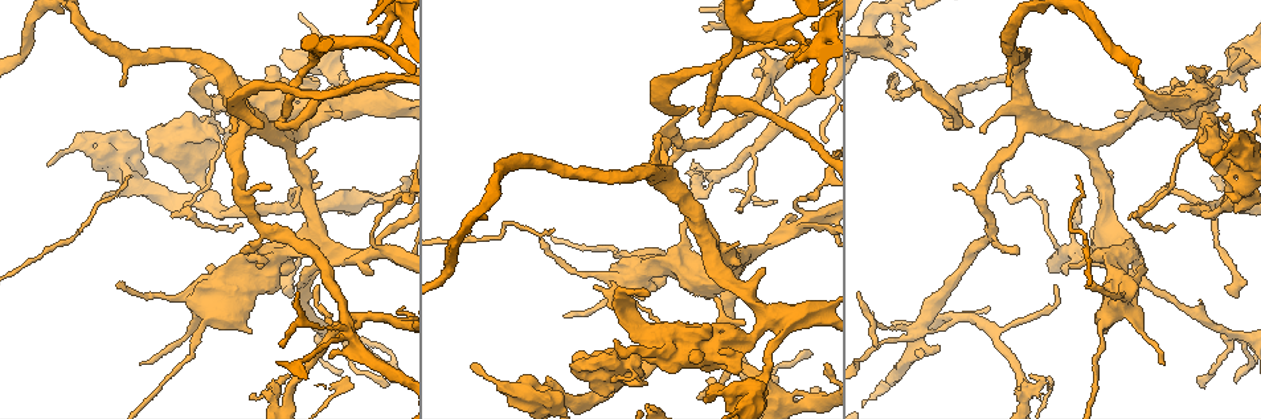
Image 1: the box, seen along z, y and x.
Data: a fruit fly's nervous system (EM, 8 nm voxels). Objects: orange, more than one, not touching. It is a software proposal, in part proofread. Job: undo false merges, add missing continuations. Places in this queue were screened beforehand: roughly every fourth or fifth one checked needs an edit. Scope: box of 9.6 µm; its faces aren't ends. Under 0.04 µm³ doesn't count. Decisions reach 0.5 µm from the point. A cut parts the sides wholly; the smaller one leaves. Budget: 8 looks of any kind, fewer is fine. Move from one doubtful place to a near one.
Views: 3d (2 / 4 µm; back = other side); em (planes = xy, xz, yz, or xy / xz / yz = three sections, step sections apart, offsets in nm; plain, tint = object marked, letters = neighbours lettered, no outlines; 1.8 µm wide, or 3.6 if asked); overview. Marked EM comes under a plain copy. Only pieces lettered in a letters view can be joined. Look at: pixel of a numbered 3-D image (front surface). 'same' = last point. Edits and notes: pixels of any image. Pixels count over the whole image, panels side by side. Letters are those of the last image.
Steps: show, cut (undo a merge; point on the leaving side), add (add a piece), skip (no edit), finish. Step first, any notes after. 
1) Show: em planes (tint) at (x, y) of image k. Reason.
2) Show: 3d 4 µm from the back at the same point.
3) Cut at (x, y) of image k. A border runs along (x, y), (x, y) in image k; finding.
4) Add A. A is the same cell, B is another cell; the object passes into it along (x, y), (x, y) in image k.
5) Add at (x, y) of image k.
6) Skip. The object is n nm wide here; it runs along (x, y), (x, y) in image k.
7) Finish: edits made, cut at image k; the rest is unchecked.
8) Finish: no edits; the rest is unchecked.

Show: 3d 4 µm at (1240, 144) of image 1. Sudden change in width.

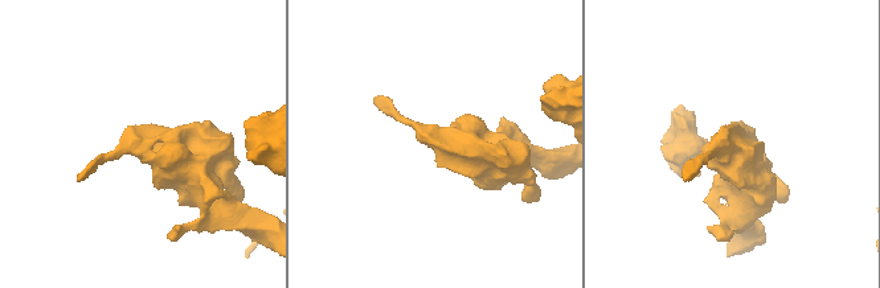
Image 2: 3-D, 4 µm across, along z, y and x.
Show: em 3.6 µm yz step 4 (tint) at (442, 144) of image 2.

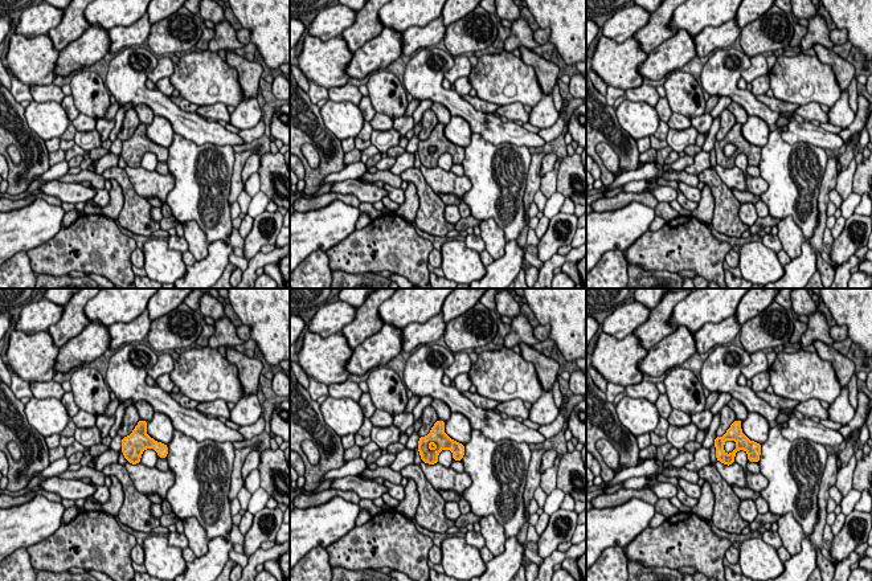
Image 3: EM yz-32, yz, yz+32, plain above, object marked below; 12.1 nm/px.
Show: em 3.6 µm planes (letters) at the same point. Cut it another way.

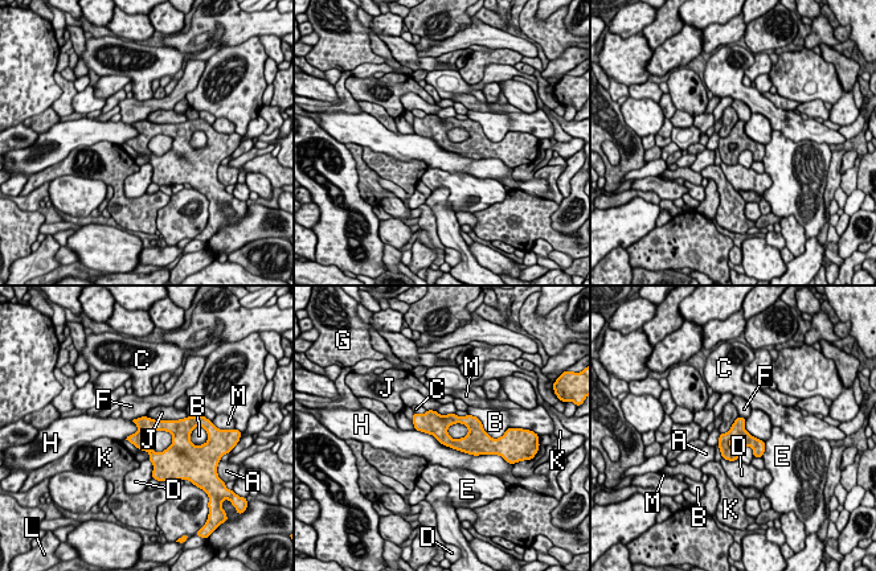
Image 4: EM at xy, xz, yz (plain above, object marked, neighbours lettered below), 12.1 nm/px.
Skip. The object is 220 nm wide here; A, B, C, D, E, F, G, H, J, K, L and M are other cells; a border runs along (414, 428), (445, 446), (483, 455) in image 4; continuous, no second cell.

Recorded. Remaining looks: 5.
Show: em planes (letters) at (207, 198) of image 1. Calibre changes.

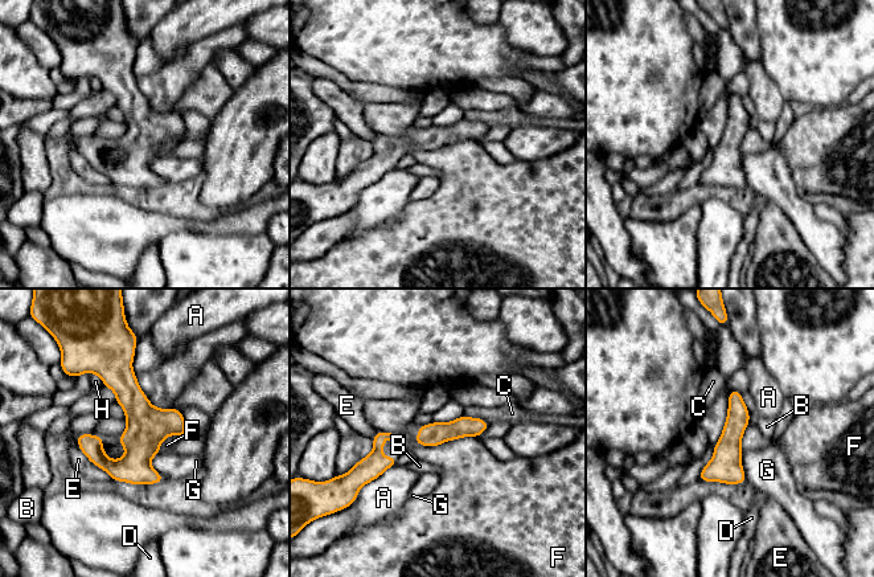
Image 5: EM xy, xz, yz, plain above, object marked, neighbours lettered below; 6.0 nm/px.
Skip. The longest contact is with F, 400 nm; A, B, C, D, E, F, G and H are other cells; a border runs along (477, 436), (434, 446), (413, 440) in image 5; all the same cell.

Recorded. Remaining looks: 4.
Show: em yz step 4 (letters) at (923, 324) of image 1. Four or more arms meet.

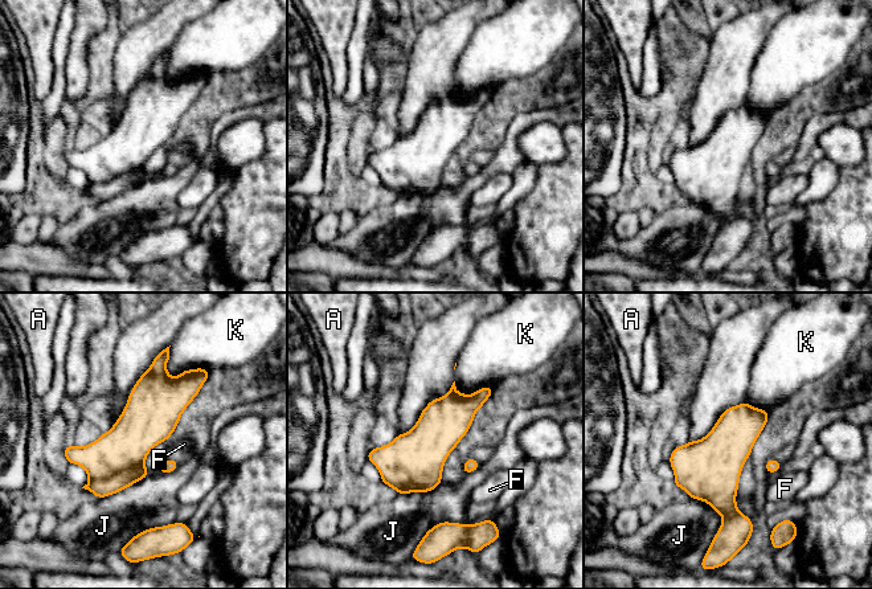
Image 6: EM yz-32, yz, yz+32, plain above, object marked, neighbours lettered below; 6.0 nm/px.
Cut at (114, 483) of image 6. The longest contact is with J, 360 nm; A, F, J and K are other cells; a border runs along (143, 463), (89, 481) in image 6; a second cell is stuck on.

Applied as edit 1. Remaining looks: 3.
Finish: edits made, cut at image 6; the rest is unchecked.

